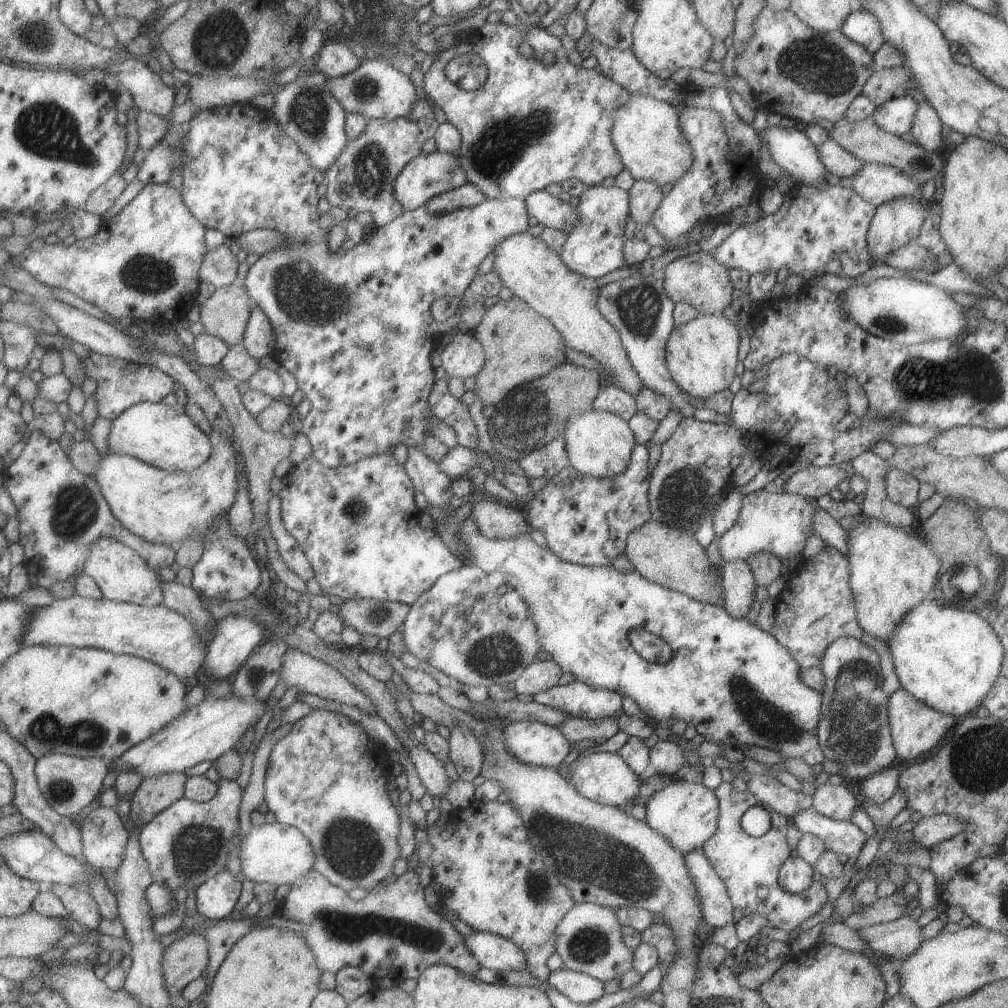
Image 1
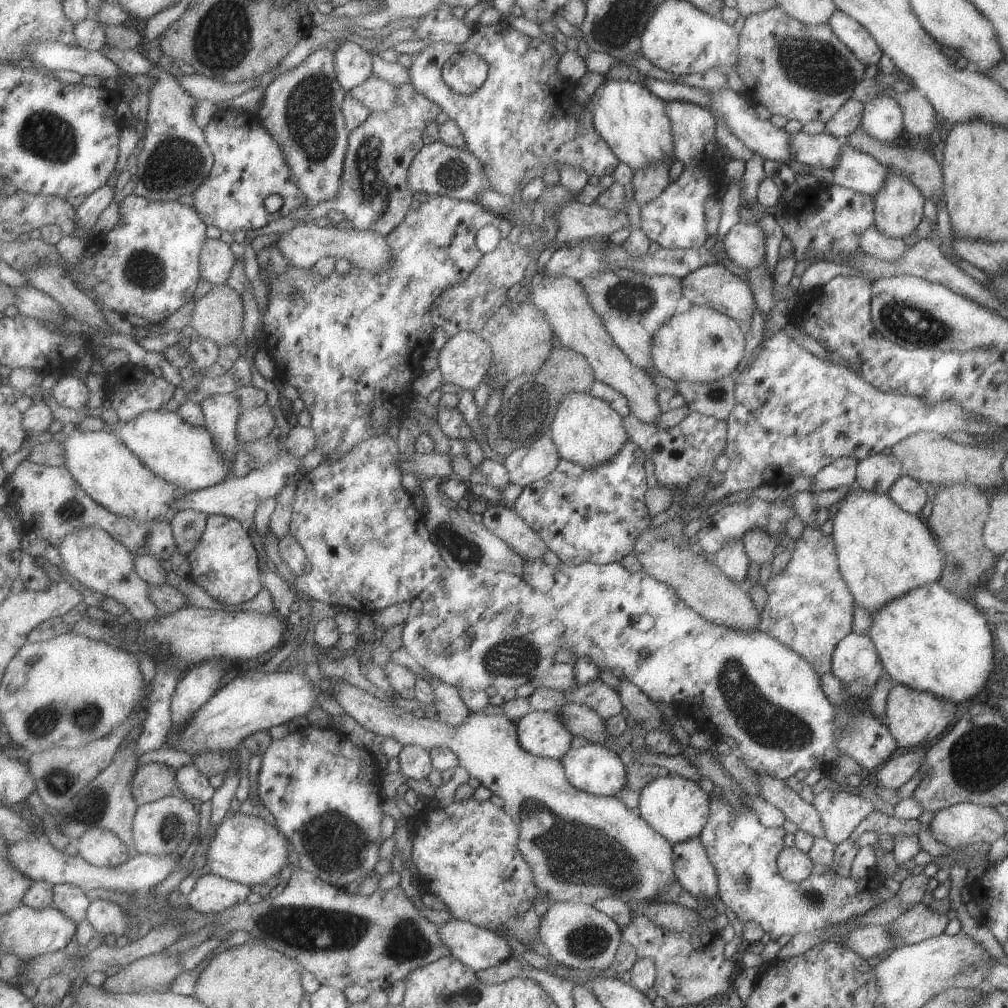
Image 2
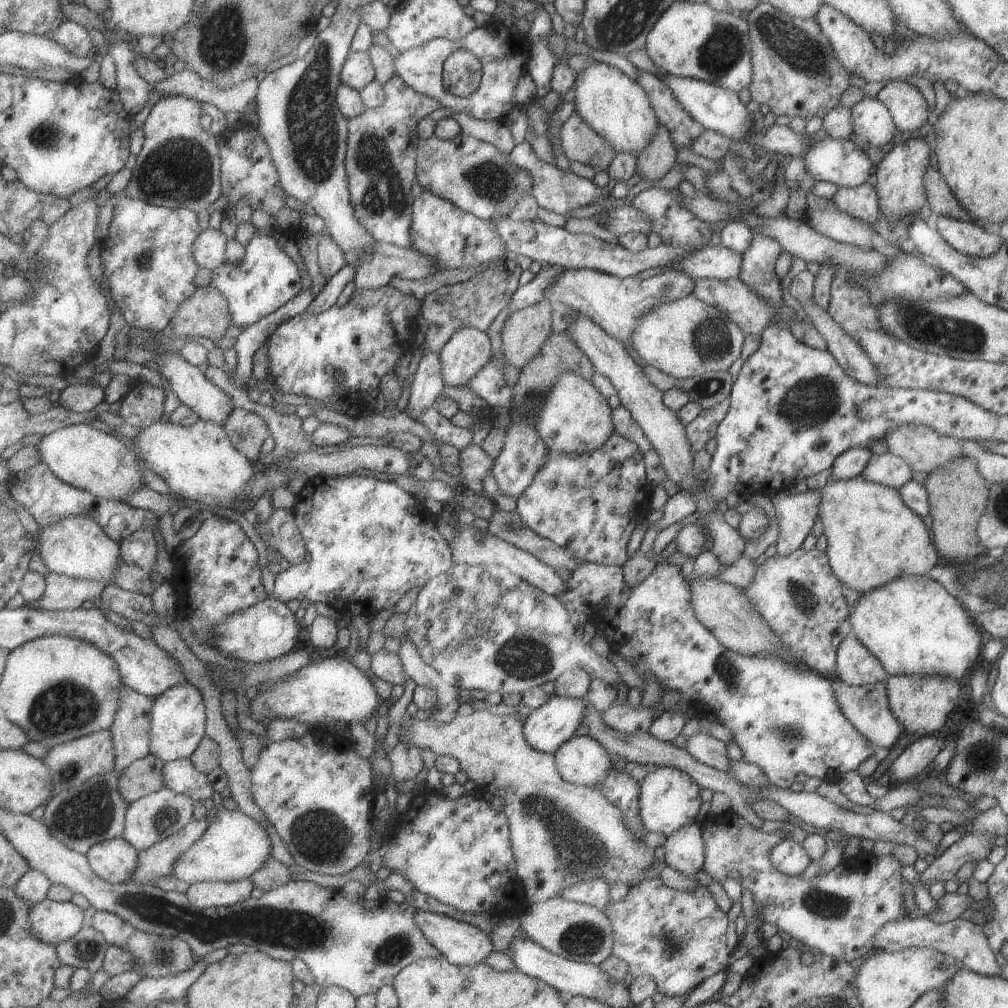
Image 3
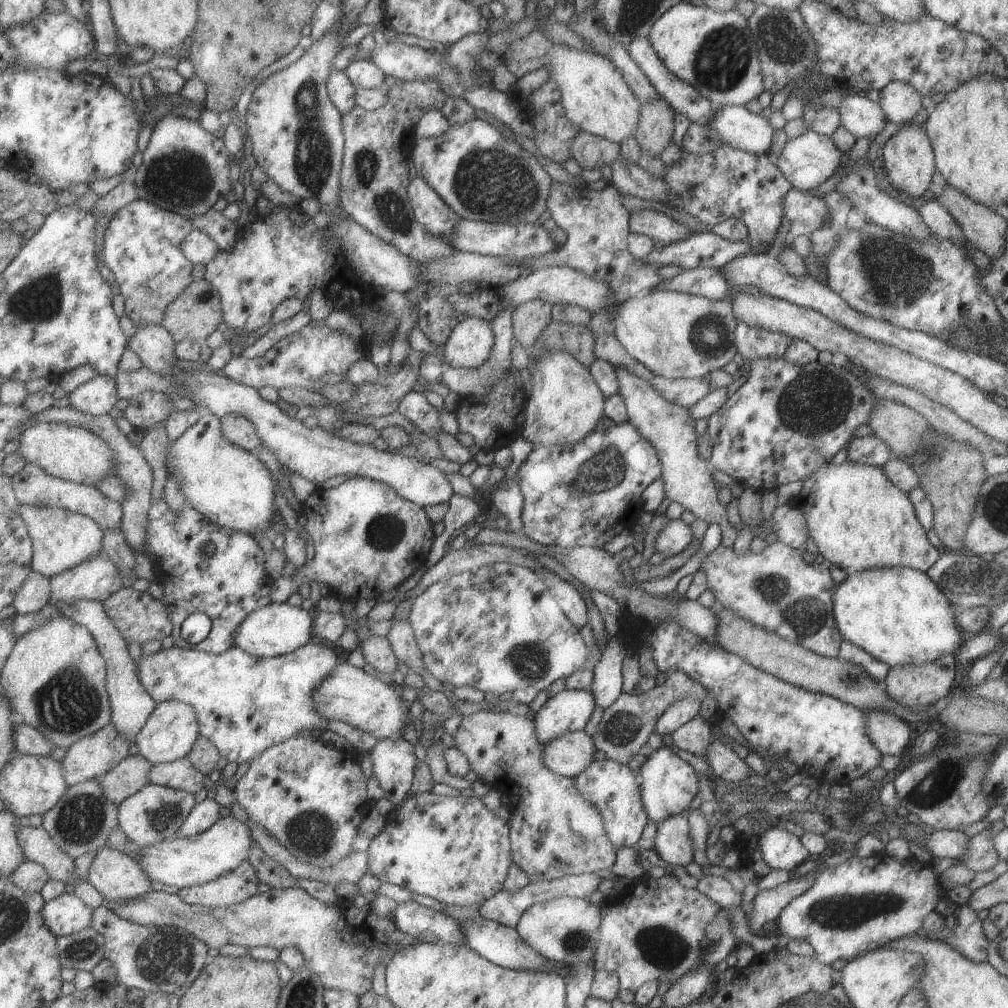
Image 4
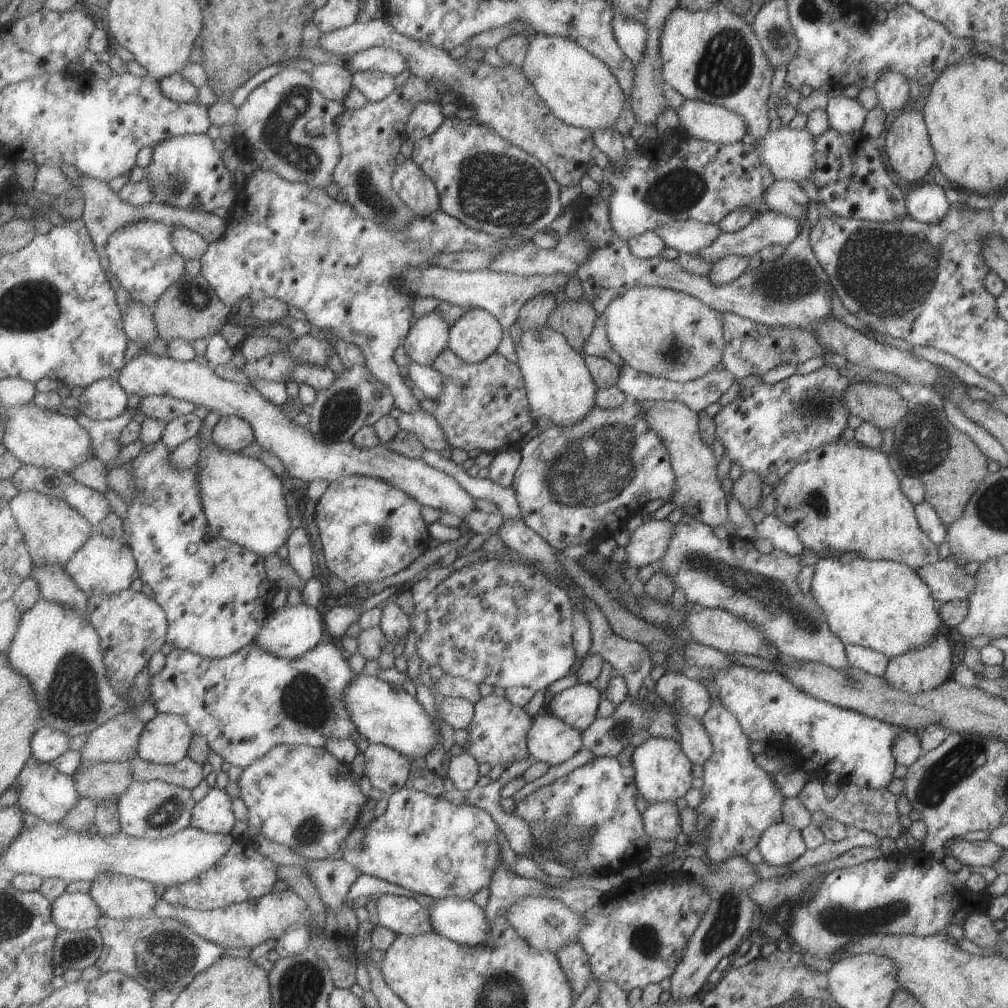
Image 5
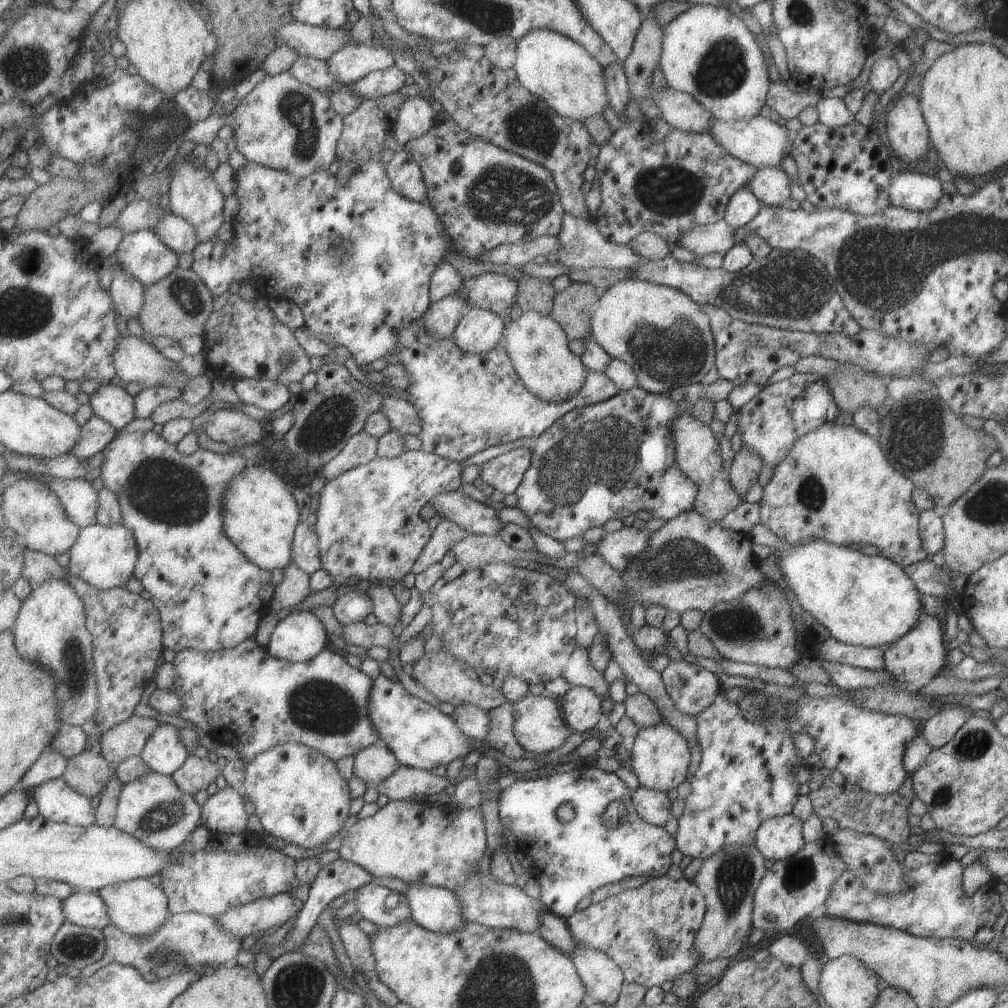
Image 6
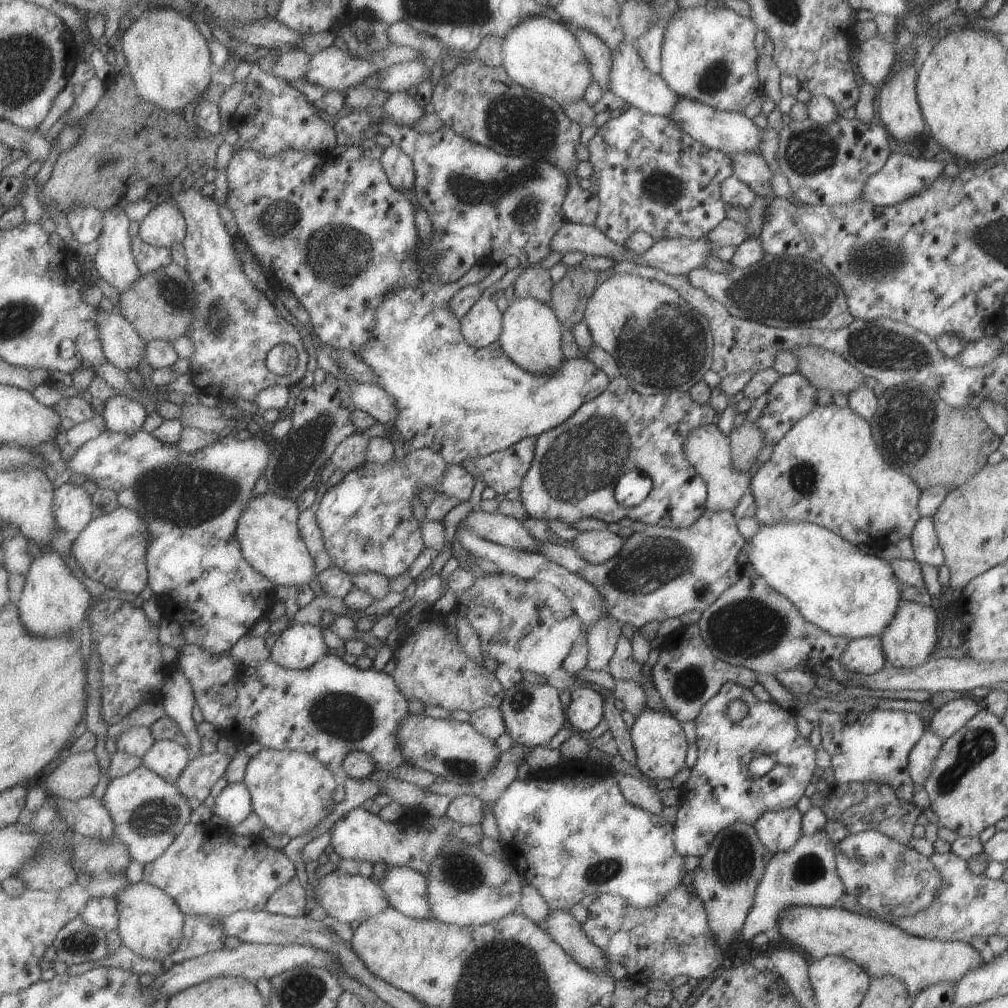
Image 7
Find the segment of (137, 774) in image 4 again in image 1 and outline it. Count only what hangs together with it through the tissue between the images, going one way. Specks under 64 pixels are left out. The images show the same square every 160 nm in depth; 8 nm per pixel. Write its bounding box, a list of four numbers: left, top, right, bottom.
[131,773,189,830]

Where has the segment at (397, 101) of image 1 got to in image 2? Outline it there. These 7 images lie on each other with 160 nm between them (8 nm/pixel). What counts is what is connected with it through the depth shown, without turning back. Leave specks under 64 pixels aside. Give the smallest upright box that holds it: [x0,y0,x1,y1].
[349,75,399,112]

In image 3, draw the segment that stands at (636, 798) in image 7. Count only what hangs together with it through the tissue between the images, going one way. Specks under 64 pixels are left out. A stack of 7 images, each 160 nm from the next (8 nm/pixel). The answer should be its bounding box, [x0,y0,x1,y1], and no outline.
[662,823,704,878]

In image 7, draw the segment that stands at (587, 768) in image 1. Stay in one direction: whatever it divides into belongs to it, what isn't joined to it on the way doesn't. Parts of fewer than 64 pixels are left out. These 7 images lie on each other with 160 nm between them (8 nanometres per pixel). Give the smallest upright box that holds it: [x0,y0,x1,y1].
[500,682,569,747]

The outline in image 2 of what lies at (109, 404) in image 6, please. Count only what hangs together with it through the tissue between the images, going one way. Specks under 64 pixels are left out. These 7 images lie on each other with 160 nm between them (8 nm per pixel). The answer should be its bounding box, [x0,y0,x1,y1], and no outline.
[51,372,89,410]

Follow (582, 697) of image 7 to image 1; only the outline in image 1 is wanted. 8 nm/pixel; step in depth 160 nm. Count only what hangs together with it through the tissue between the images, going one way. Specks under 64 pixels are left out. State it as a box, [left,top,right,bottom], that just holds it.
[504,721,572,768]

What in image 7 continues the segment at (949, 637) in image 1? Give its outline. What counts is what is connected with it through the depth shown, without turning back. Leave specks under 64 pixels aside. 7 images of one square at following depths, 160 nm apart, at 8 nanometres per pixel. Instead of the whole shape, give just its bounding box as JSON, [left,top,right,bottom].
[741,522,901,640]

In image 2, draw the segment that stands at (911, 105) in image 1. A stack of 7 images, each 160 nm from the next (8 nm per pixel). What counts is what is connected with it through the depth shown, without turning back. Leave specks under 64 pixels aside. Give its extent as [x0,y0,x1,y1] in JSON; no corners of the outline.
[861,95,904,143]

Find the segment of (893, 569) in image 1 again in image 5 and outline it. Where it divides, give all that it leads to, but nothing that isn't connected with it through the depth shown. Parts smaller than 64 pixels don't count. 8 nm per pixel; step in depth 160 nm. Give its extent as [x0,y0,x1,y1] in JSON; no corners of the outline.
[771,439,938,570]

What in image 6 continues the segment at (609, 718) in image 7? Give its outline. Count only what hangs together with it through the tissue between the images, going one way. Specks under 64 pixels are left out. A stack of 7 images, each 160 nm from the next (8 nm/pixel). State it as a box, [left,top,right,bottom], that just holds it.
[563,646,609,698]

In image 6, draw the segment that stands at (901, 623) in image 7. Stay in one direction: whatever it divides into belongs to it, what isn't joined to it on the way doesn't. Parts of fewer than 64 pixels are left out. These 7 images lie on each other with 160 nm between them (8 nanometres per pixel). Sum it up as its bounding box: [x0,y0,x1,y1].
[883,612,947,690]

